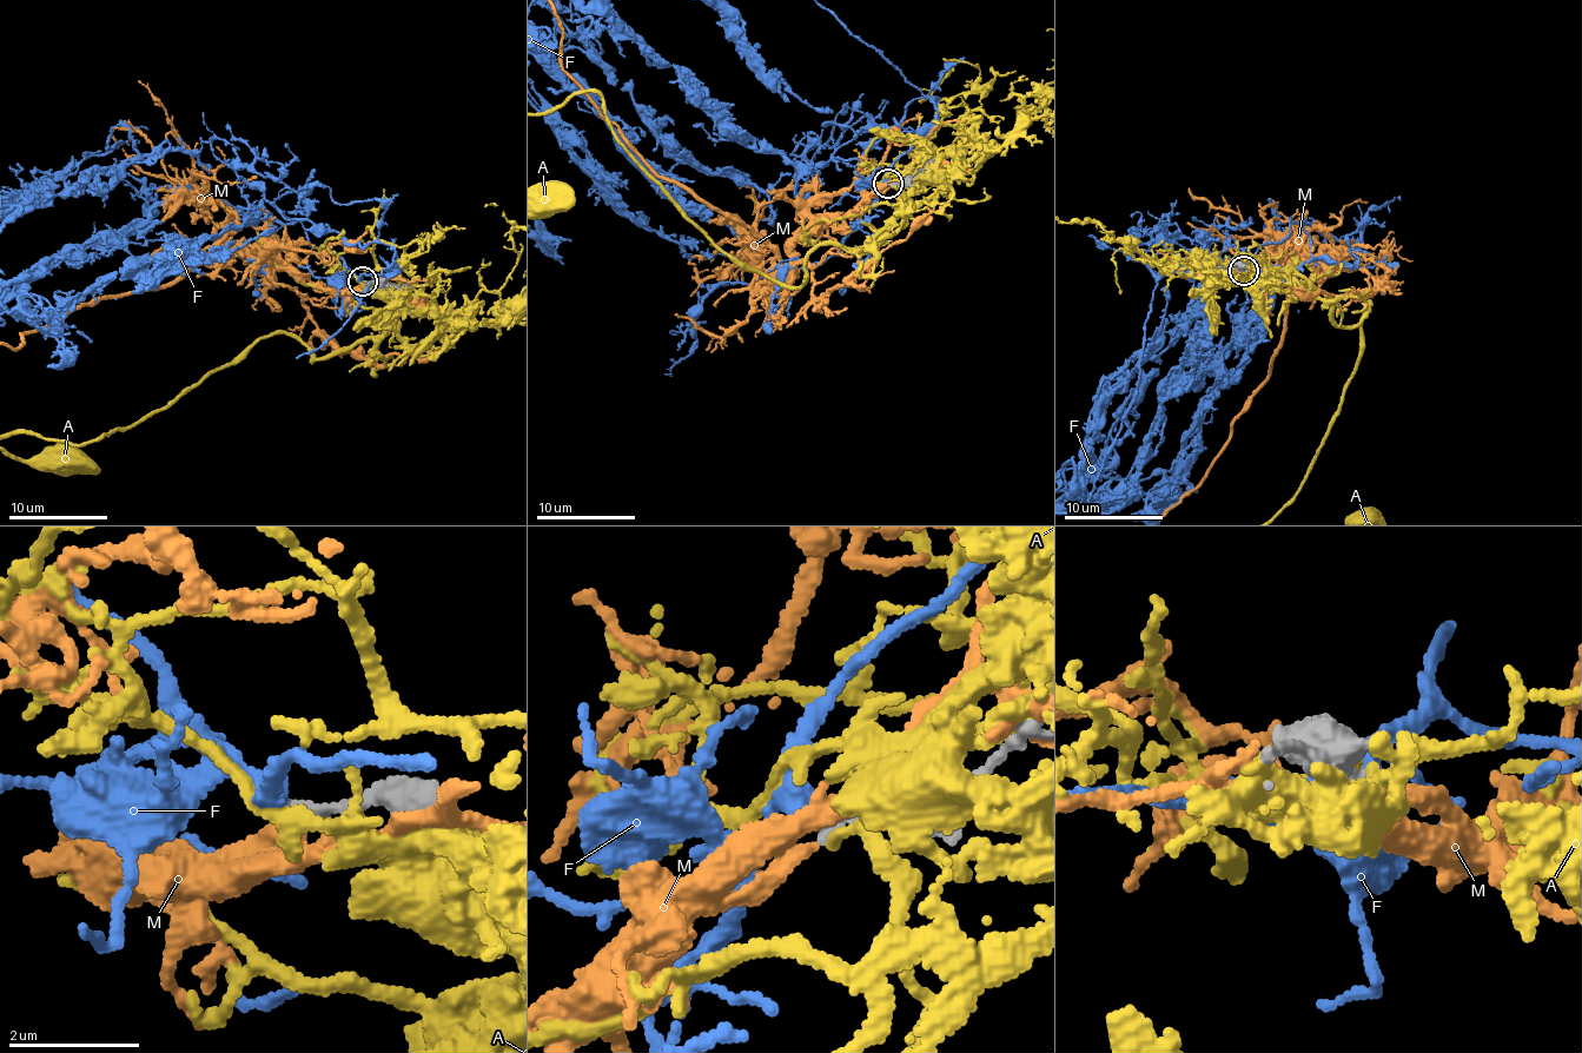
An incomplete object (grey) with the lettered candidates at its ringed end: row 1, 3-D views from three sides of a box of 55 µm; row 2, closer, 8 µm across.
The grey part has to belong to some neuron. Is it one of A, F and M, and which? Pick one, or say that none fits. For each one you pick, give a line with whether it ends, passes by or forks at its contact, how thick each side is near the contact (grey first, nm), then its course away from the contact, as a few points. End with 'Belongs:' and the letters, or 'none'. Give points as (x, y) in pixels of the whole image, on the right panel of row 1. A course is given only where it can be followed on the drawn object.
F: It passes by. Thickness 190 nm (grey) against 280 nm
Belongs: F

